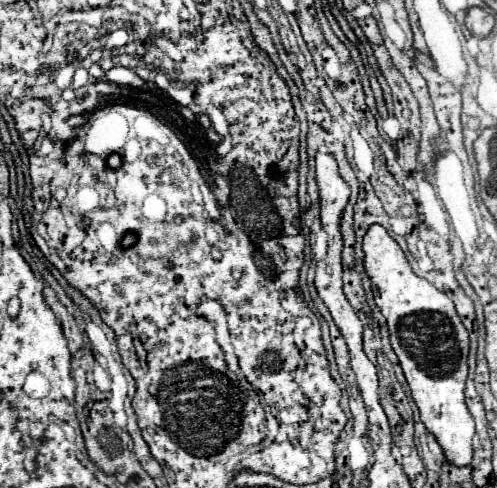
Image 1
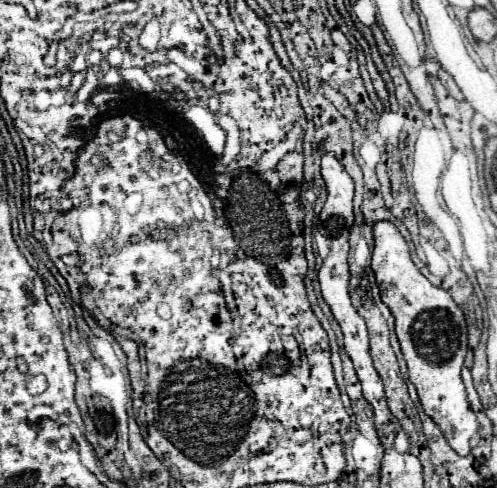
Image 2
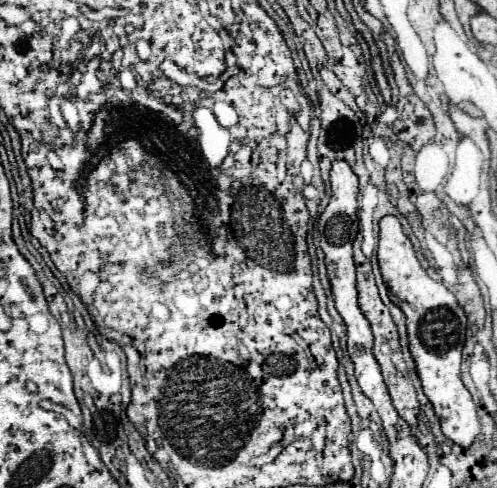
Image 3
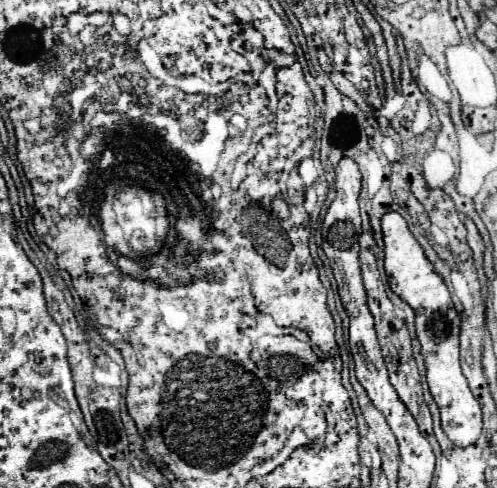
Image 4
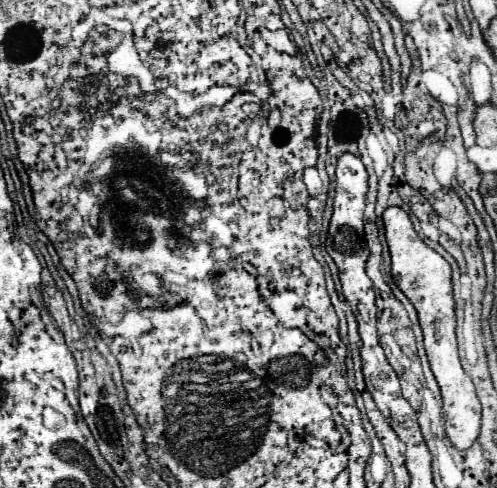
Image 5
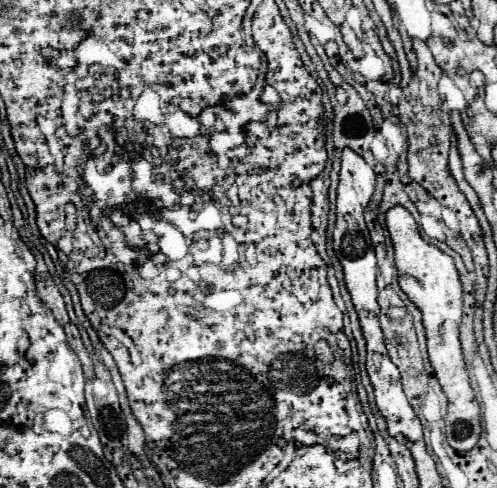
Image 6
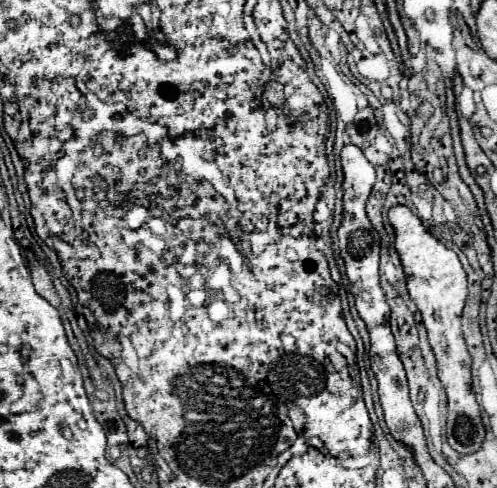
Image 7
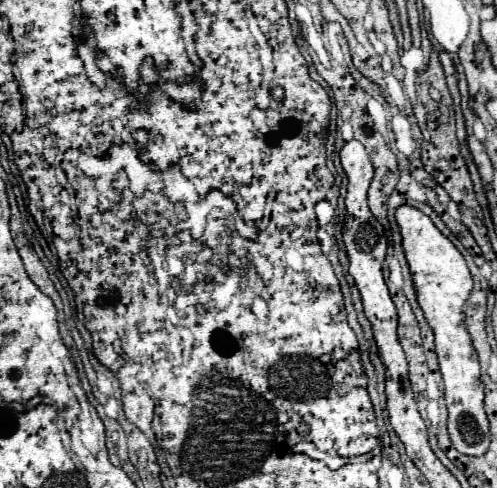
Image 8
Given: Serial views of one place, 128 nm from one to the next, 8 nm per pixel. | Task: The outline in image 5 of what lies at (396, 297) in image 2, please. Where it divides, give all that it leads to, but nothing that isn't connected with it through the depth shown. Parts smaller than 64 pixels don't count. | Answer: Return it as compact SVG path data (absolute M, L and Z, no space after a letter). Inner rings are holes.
M394 206L384 212L384 228L386 240L392 256L392 276L398 288L406 294L406 298L414 304L420 326L424 332L424 346L428 354L430 368L440 384L442 398L444 398L444 414L446 414L446 434L450 442L466 450L470 448L478 434L480 434L480 402L474 392L474 384L470 376L462 370L458 360L458 346L456 346L456 312L454 312L454 294L452 294L452 268L450 264L426 246L420 236L416 234L408 212Z

